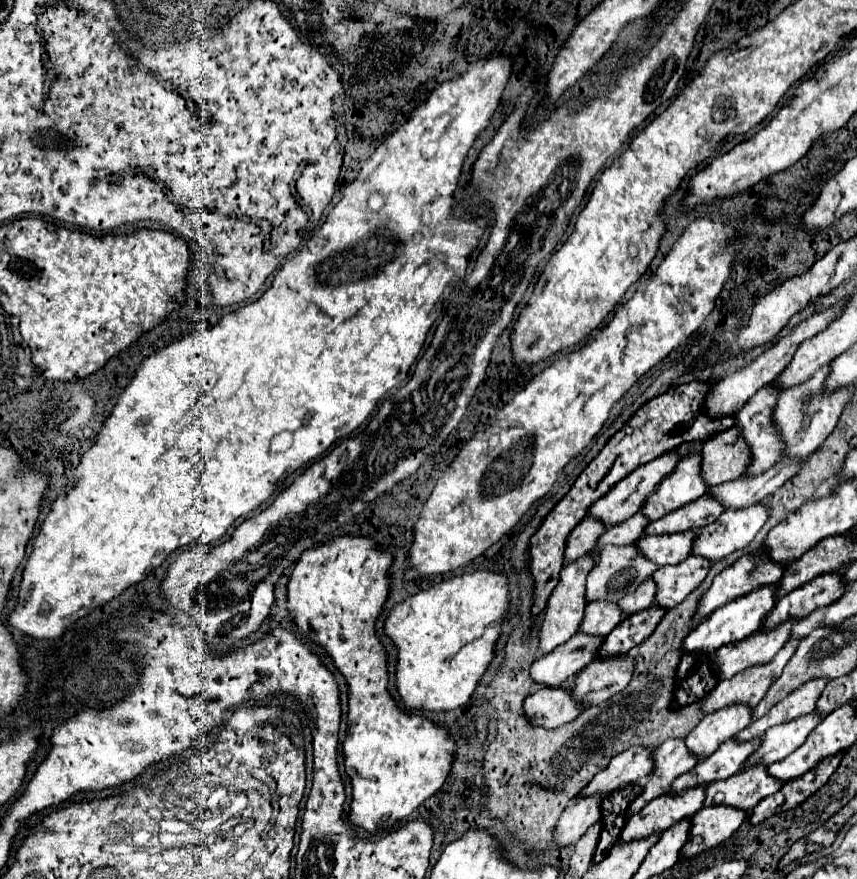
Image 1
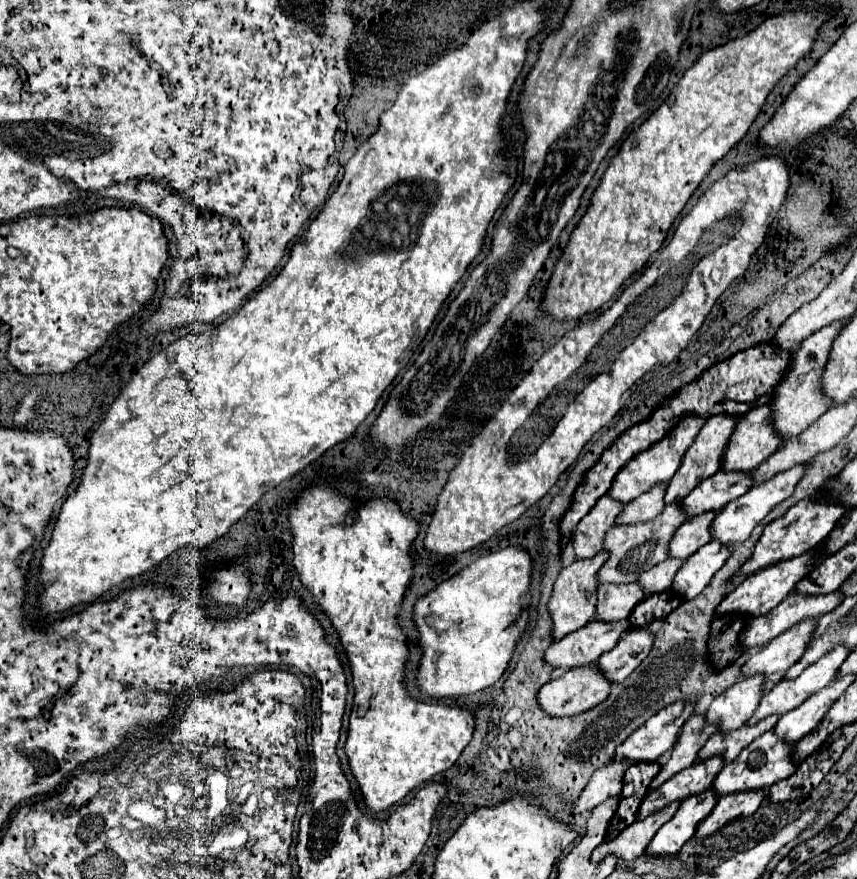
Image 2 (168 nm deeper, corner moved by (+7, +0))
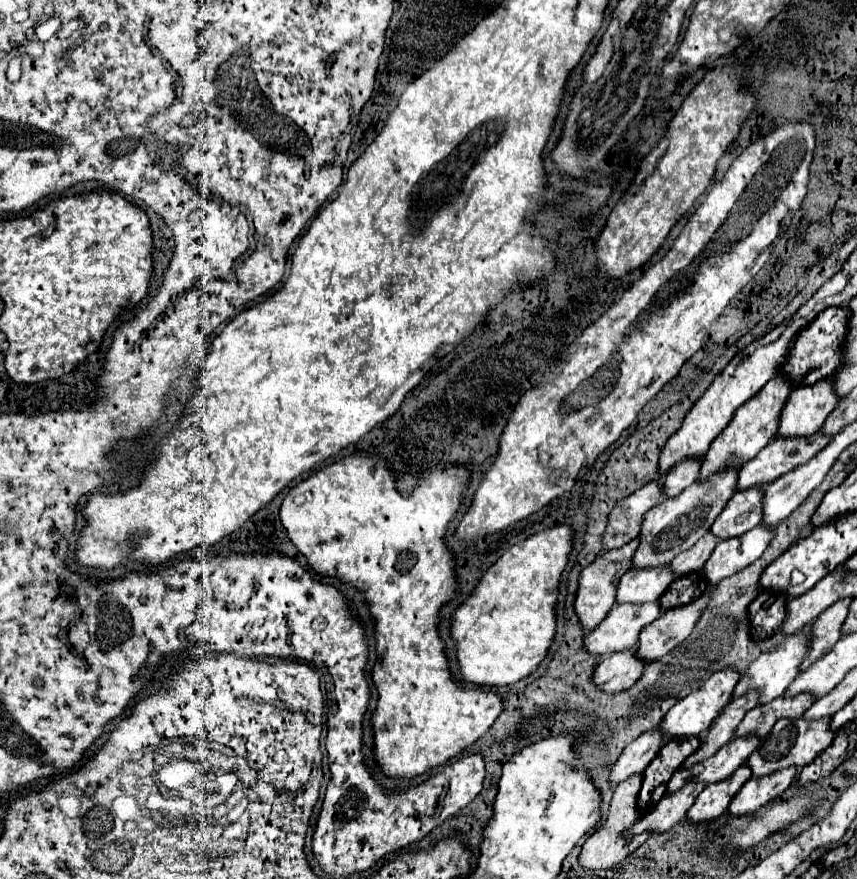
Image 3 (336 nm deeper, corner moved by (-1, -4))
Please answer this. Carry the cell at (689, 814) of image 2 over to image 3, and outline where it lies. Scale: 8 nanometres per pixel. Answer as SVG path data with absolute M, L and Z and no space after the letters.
M744 765L734 771L734 775L722 783L712 783L706 785L692 809L688 811L688 821L694 823L710 823L718 819L730 805L732 797L738 793L738 789L752 777L750 769Z

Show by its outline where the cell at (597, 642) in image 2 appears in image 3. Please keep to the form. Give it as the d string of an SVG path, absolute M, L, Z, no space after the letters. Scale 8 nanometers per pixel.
M658 601L644 605L614 605L606 619L584 635L584 651L596 657L636 649L638 633L662 615Z

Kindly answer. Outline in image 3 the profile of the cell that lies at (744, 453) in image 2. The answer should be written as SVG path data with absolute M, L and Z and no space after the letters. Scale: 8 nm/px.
M824 379L818 385L794 389L782 407L780 425L774 437L798 439L814 435L836 403L838 397L834 395L830 379Z

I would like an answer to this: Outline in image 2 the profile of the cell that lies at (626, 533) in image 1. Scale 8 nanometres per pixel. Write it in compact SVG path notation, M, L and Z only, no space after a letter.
M654 485L650 491L642 493L634 501L630 501L624 511L620 513L616 523L632 523L632 521L648 521L658 517L664 509L664 495L666 495L666 485Z

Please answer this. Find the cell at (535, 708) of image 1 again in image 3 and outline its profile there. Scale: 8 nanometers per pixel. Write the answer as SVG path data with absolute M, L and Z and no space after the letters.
M622 651L604 657L604 661L596 665L592 681L604 693L618 693L632 687L642 677L642 669L644 665L632 651Z

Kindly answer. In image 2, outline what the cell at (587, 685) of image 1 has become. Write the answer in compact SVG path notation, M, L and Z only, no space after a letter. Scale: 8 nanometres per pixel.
M650 625L644 627L632 627L622 635L622 641L610 651L604 653L598 659L598 665L602 665L602 671L606 677L610 677L612 683L624 681L640 663L648 657L650 649L654 645L654 631Z

